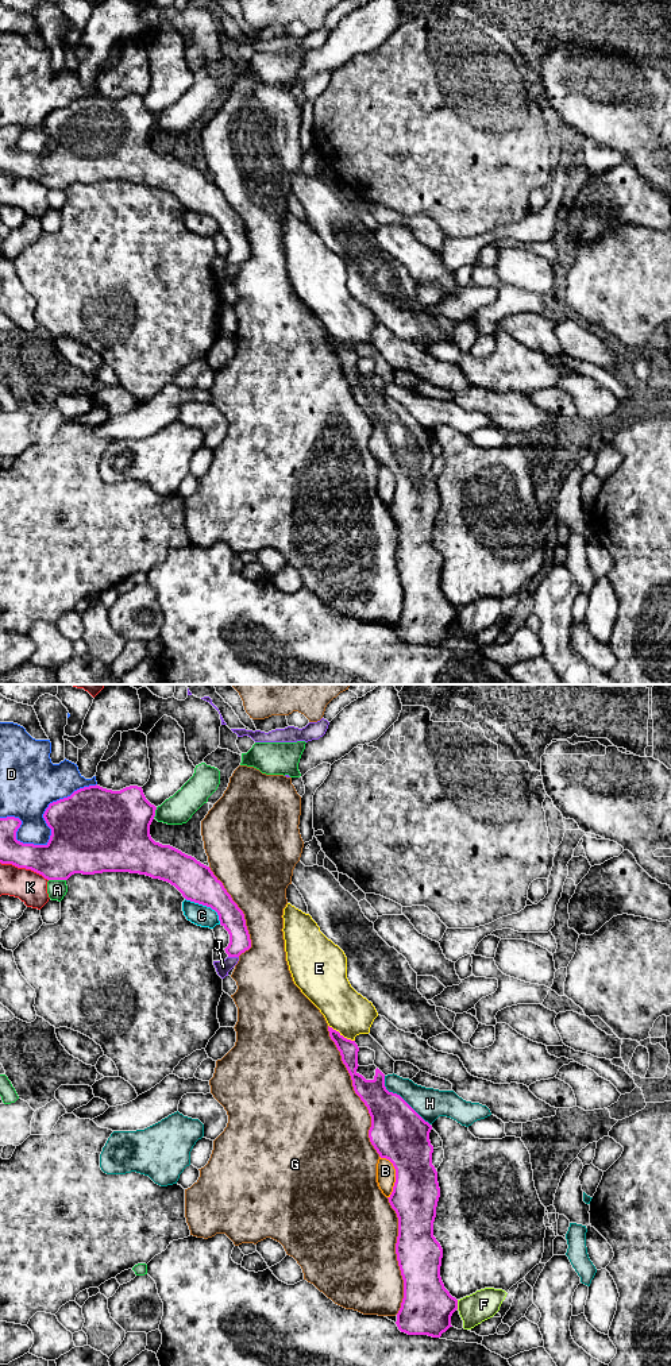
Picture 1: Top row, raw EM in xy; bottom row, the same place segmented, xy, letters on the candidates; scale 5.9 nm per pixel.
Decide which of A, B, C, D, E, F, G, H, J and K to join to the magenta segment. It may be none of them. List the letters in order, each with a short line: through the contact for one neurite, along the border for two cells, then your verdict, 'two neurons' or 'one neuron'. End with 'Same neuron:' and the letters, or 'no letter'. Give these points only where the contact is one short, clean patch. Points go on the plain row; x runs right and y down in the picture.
A: two neurons
B: two neurons
C: two neurons
D: two neurons
E: two neurons
F: two neurons
G: two neurons
H: two neurons
J: two neurons
K: two neurons
Same neuron: no letter

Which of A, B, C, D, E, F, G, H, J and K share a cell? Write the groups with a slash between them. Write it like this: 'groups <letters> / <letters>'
groups A / B / C / D / E / F / G / H / J / K

